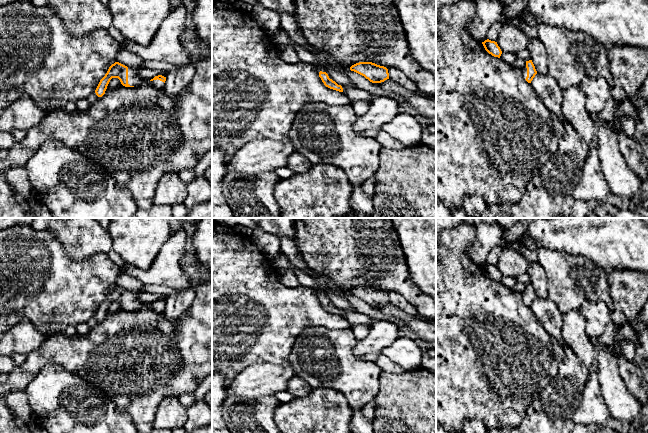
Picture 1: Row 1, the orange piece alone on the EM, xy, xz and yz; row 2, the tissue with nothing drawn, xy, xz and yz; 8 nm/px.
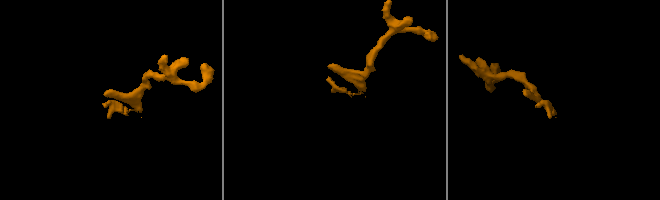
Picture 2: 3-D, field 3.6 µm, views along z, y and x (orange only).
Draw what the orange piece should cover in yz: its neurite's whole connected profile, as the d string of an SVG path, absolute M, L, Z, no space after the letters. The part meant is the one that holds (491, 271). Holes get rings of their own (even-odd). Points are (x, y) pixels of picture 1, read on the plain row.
M487 263L484 266L482 266L482 268L489 278L491 278L494 281L500 282L502 275L498 270L497 266Z

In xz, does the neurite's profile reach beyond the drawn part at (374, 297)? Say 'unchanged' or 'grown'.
unchanged

